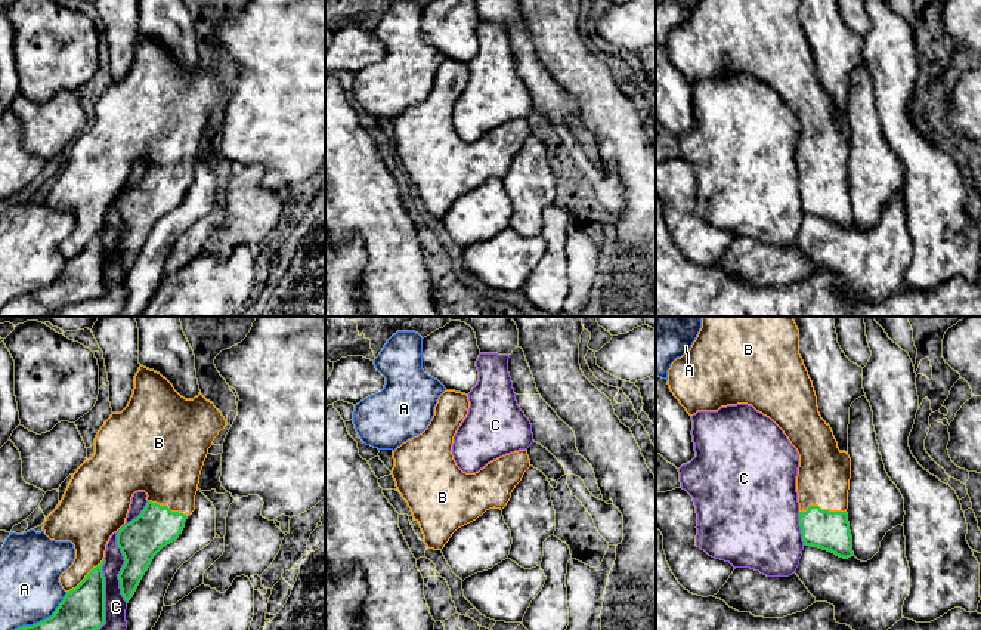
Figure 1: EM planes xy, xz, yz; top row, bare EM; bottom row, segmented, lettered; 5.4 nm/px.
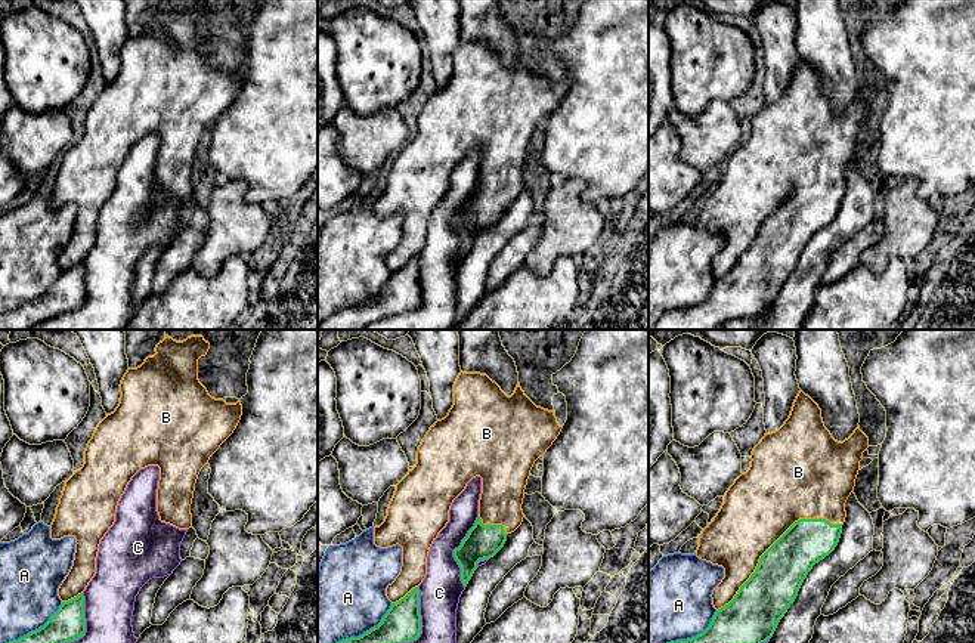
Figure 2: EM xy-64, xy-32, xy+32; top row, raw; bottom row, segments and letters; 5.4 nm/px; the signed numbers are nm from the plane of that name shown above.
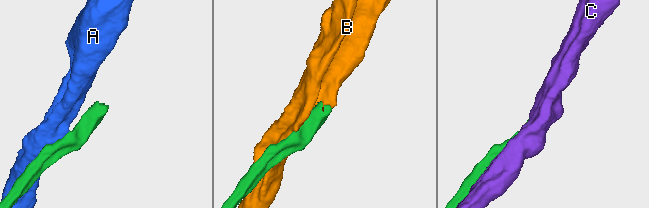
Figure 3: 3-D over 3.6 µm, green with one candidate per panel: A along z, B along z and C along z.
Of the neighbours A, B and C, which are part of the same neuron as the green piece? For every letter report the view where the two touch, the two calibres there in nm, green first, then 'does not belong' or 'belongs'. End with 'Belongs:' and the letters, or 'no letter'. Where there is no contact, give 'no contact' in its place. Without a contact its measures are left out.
A: meets green in xy; 240 nm thick on the green side, 340 nm on the other; does not belong
B: meets green in yz; 220 nm thick on the green side, 280 nm on the other; belongs
C: meets green in xy; 220 nm thick on the green side, 110 nm on the other; does not belong
Belongs: B

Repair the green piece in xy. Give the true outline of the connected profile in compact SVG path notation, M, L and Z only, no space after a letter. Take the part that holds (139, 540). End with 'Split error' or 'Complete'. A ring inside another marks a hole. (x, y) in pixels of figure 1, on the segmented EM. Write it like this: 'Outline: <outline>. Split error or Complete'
Outline: M143 365L134 376L134 389L127 407L121 413L112 413L95 438L95 454L86 460L77 472L59 503L43 522L44 534L55 541L71 541L75 549L72 565L59 577L66 592L52 617L15 630L98 630L105 624L105 550L111 535L117 534L117 546L124 556L124 565L118 574L124 600L133 597L140 580L148 571L154 556L167 544L176 541L185 528L185 522L195 510L195 495L199 475L213 445L214 438L223 430L226 420L213 402L201 392L194 399L180 396L173 385L160 373ZM137 491L146 492L146 506L131 522L126 522L131 497Z. Split error

